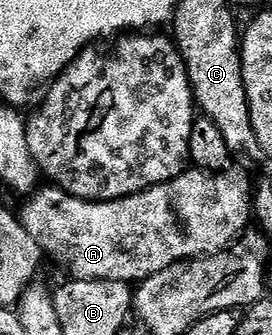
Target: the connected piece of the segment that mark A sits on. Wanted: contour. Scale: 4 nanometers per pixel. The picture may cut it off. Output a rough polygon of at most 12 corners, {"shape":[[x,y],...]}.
{"shape":[[233,170],[121,200],[41,187],[18,212],[77,280],[223,252],[254,216]]}

